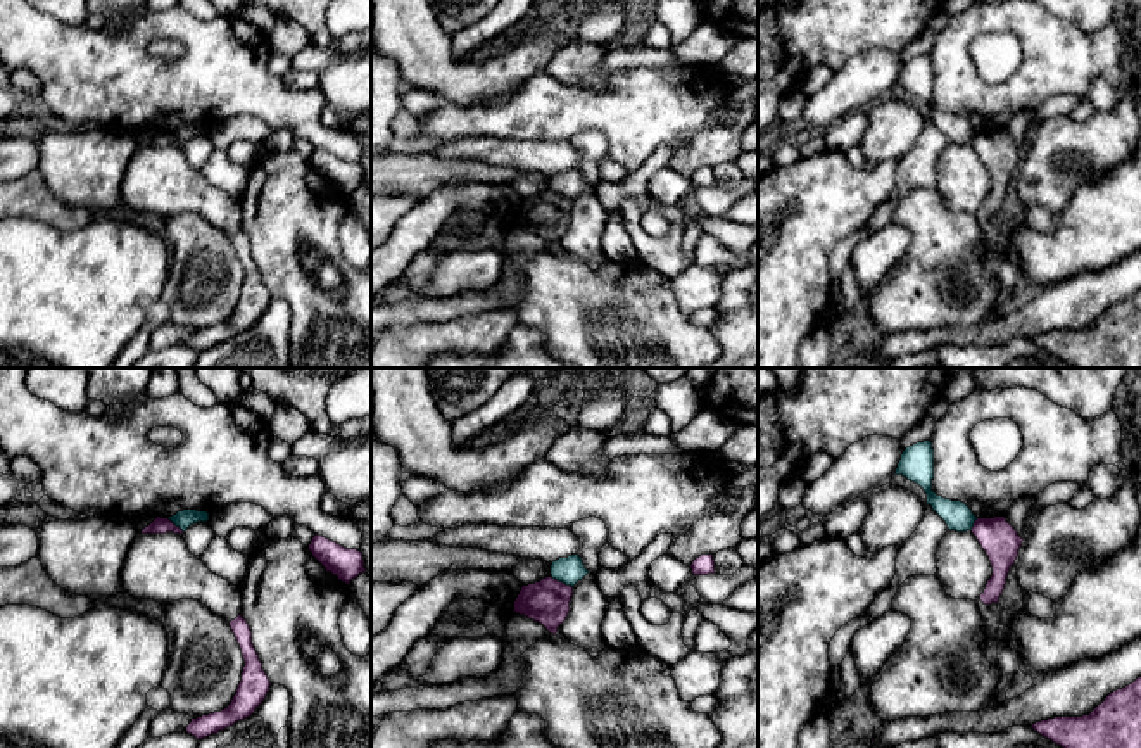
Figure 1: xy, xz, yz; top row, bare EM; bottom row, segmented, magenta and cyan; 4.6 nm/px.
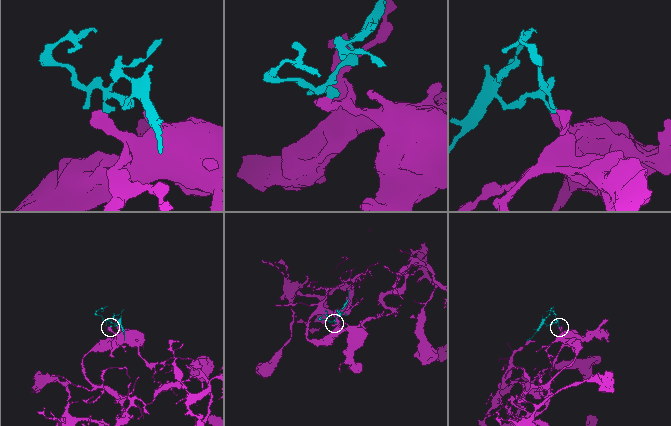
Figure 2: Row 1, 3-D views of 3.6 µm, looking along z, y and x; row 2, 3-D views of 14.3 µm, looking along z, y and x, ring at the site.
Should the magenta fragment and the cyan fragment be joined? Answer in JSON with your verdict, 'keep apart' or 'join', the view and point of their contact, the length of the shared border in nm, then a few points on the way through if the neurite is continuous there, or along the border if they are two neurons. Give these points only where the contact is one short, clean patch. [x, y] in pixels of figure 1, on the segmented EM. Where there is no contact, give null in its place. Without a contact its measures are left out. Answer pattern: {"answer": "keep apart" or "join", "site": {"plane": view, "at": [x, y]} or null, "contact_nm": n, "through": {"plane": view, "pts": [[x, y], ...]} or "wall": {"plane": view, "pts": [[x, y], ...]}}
{"answer": "keep apart", "site": {"plane": "xz", "at": [561, 583]}, "contact_nm": 120, "wall": {"plane": "xz", "pts": [[551, 577], [572, 588]]}}

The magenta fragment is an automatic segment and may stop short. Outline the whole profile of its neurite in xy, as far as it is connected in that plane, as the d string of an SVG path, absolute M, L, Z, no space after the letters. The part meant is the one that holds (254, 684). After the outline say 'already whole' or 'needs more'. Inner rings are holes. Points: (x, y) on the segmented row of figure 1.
M238 615L235 620L230 622L230 627L240 644L245 660L242 681L238 684L236 694L224 710L192 719L186 732L195 736L197 739L217 734L235 722L250 717L255 708L264 701L271 686L259 660L259 655L252 644L252 631L247 620Z; already whole

